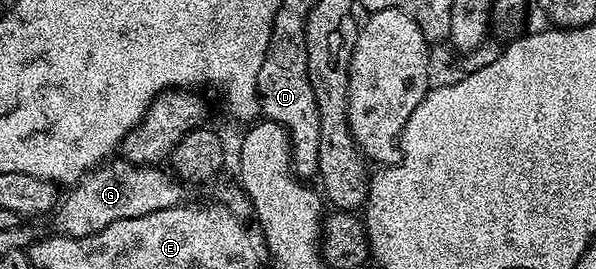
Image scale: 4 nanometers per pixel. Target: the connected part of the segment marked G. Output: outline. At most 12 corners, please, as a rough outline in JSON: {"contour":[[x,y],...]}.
{"contour":[[109,158],[59,200],[75,239],[185,202],[156,165]]}

